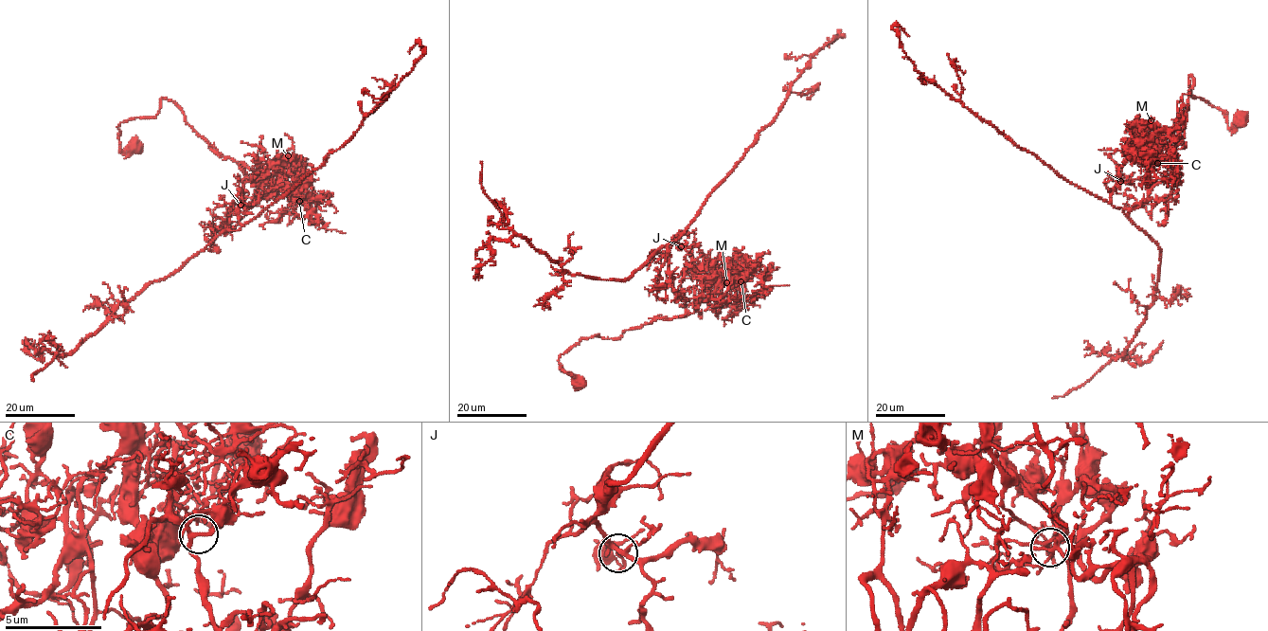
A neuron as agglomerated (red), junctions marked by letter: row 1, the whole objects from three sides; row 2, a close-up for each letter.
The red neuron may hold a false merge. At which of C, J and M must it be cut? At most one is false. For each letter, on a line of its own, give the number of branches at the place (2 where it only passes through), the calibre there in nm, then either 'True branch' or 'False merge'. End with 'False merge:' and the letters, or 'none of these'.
C: Branches: 6. Thickness 190 nm. True branch
J: Branches: 5. Thickness 240 nm. True branch
M: Branches: 7. Thickness 170 nm. False merge
False merge: M

